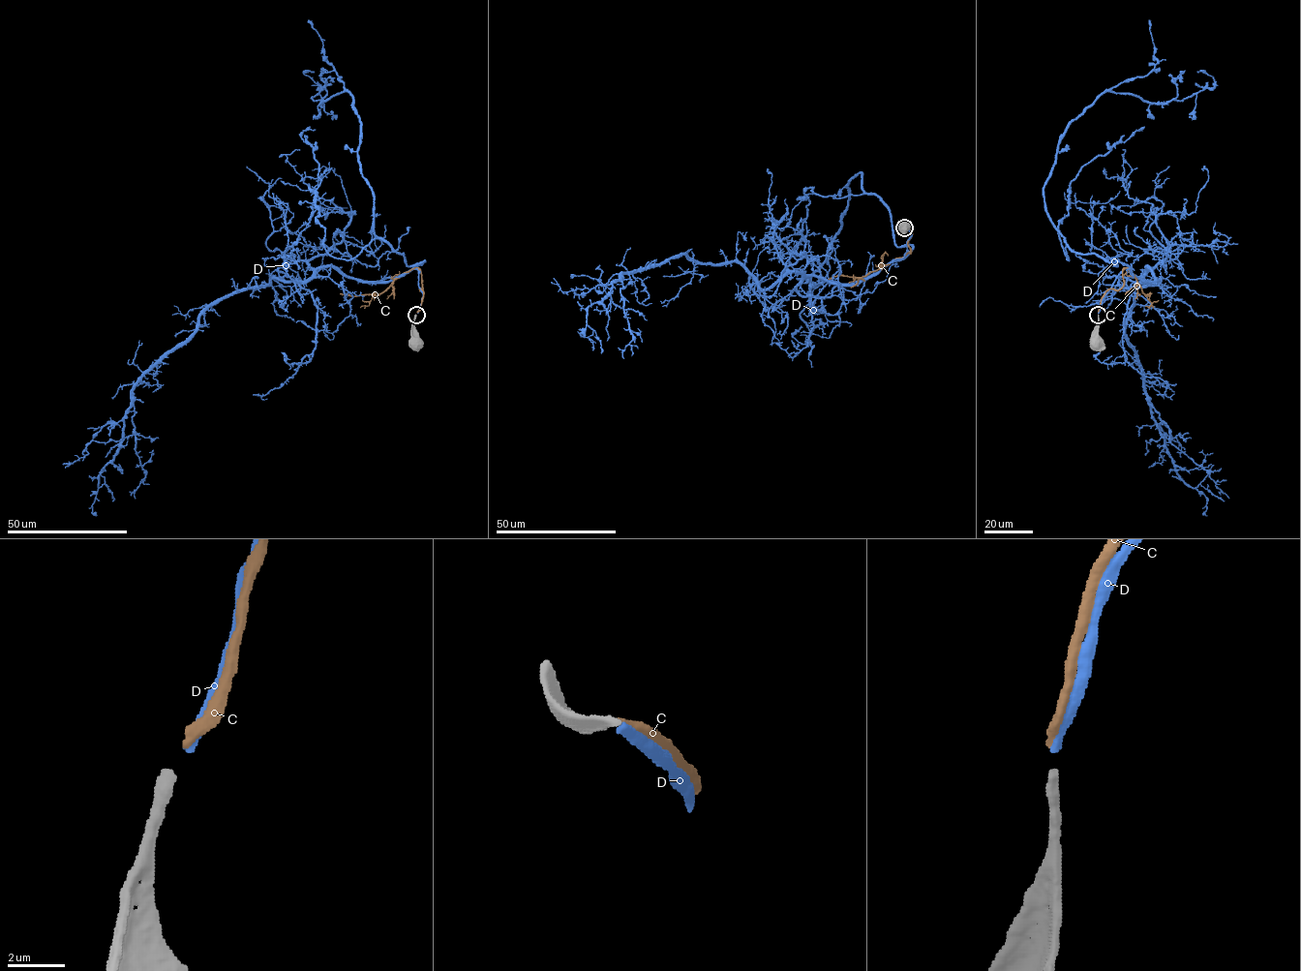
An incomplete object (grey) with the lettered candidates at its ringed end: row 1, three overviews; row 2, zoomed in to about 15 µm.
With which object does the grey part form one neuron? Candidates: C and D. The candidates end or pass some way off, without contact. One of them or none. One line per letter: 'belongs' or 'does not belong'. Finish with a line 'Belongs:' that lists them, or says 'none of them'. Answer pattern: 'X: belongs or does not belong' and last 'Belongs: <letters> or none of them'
C: does not belong
D: belongs
Belongs: D

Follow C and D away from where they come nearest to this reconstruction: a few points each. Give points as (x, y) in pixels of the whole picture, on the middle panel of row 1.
C: (905, 227), (911, 233), (908, 241), (910, 253), (861, 277), (837, 275), (828, 279)
D: (905, 227), (904, 256), (855, 283), (789, 272), (761, 289), (685, 255), (622, 273), (588, 308), (601, 353)

